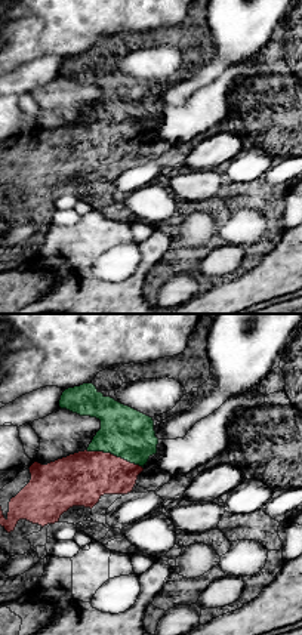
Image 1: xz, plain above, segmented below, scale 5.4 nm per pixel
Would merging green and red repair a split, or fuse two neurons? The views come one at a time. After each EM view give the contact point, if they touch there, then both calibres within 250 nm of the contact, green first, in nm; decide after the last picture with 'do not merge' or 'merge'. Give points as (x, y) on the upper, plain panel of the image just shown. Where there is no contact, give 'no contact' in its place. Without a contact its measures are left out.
(114, 123) | 280/280 nm

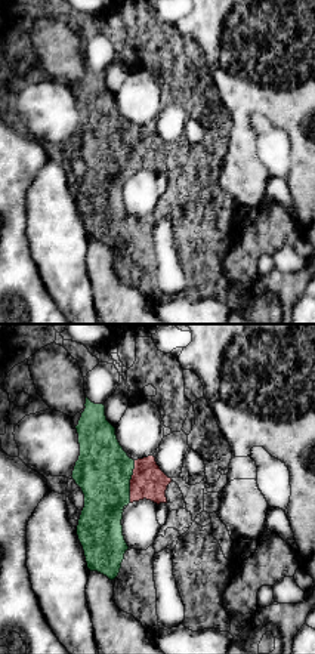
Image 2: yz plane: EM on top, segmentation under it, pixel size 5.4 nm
(129, 150) | 300/190 nm

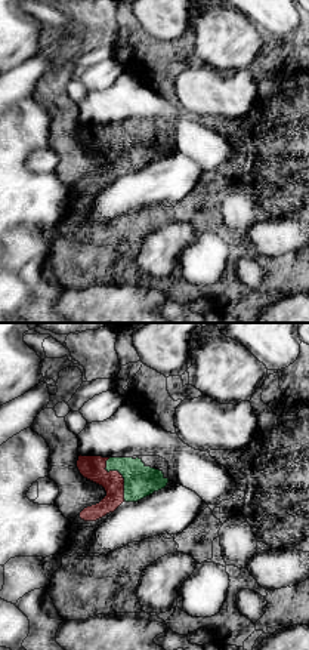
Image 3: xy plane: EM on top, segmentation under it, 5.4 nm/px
(120, 141) | 180/130 nm

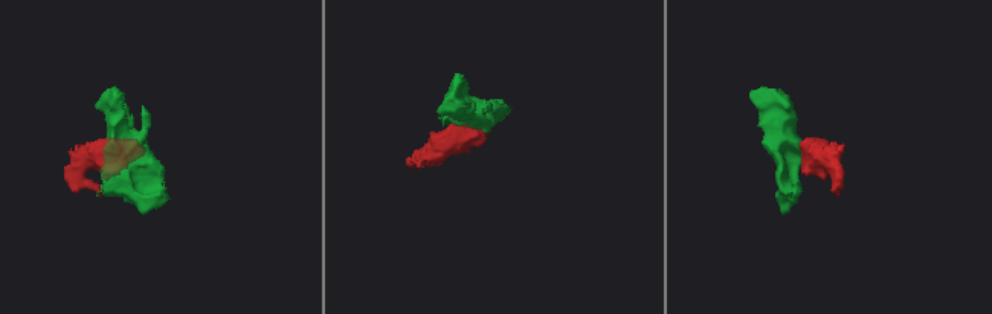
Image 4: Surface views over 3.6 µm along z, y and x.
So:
merge

